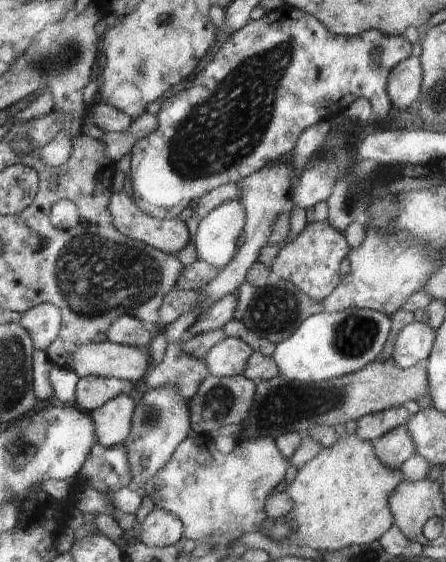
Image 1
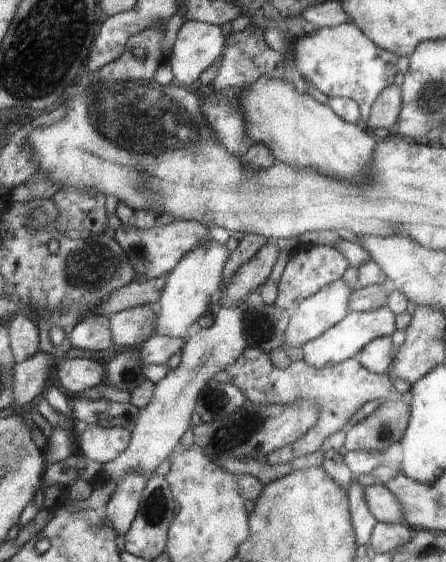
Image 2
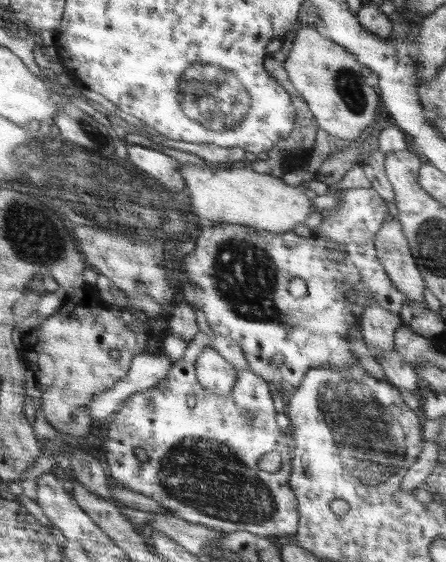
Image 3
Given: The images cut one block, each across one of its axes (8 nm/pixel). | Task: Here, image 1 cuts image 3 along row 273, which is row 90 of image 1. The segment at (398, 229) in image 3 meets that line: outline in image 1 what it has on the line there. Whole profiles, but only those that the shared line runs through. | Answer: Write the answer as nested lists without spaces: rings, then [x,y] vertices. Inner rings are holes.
[[[410,56],[402,60],[387,79],[387,96],[391,106],[407,111],[410,105],[420,97],[420,86],[423,75],[418,57]]]

